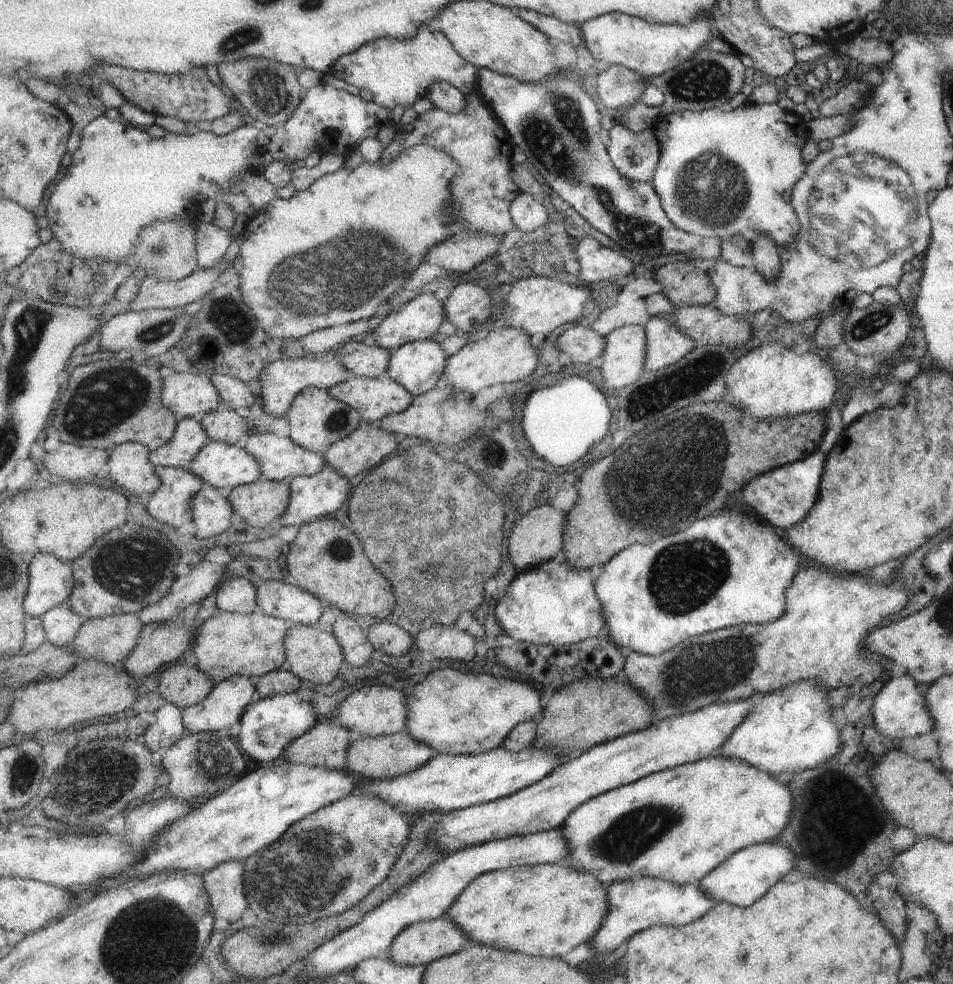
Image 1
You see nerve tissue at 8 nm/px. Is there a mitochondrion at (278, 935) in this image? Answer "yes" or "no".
yes

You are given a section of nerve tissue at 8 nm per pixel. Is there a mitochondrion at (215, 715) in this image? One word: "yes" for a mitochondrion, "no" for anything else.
no

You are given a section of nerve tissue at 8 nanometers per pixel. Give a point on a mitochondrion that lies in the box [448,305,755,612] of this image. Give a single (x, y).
(659, 485)

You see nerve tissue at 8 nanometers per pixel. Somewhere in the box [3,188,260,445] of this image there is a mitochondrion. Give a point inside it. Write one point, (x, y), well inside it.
(106, 398)

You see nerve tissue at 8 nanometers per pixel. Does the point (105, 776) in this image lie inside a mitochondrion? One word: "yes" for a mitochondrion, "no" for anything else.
yes

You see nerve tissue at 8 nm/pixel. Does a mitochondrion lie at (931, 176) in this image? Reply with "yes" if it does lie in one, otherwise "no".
no

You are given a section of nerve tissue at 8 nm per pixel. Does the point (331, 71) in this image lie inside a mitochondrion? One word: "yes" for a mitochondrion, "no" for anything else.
no

